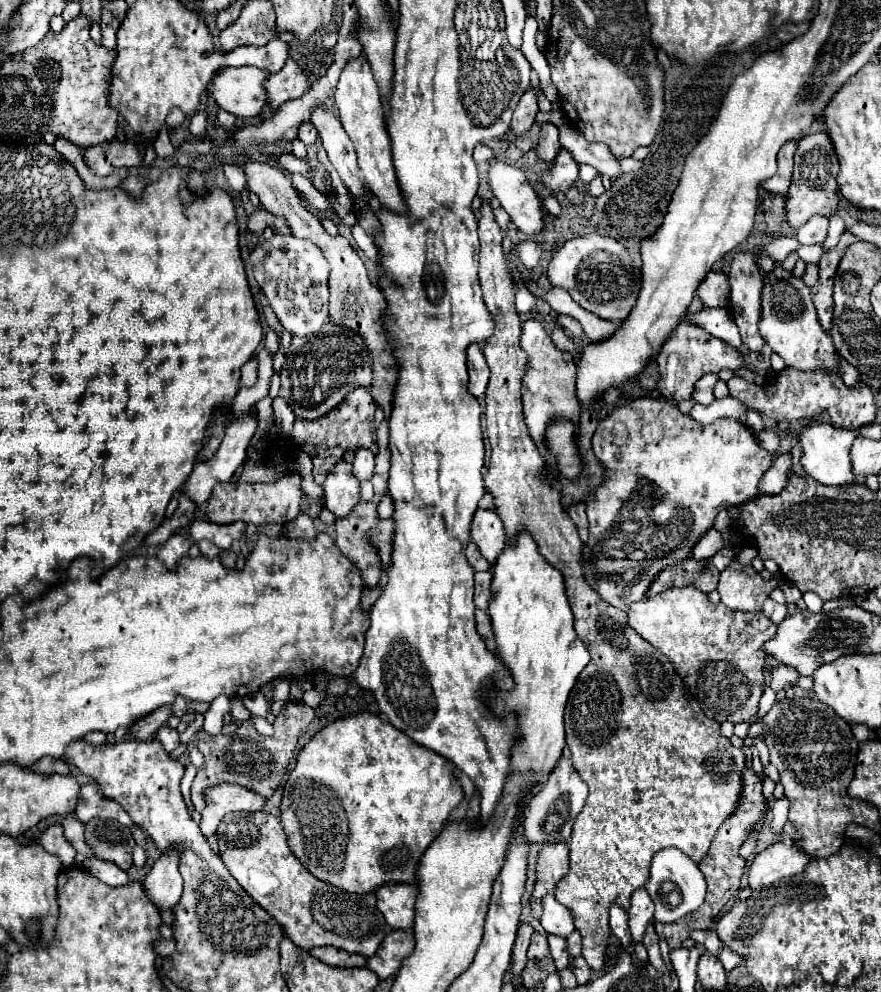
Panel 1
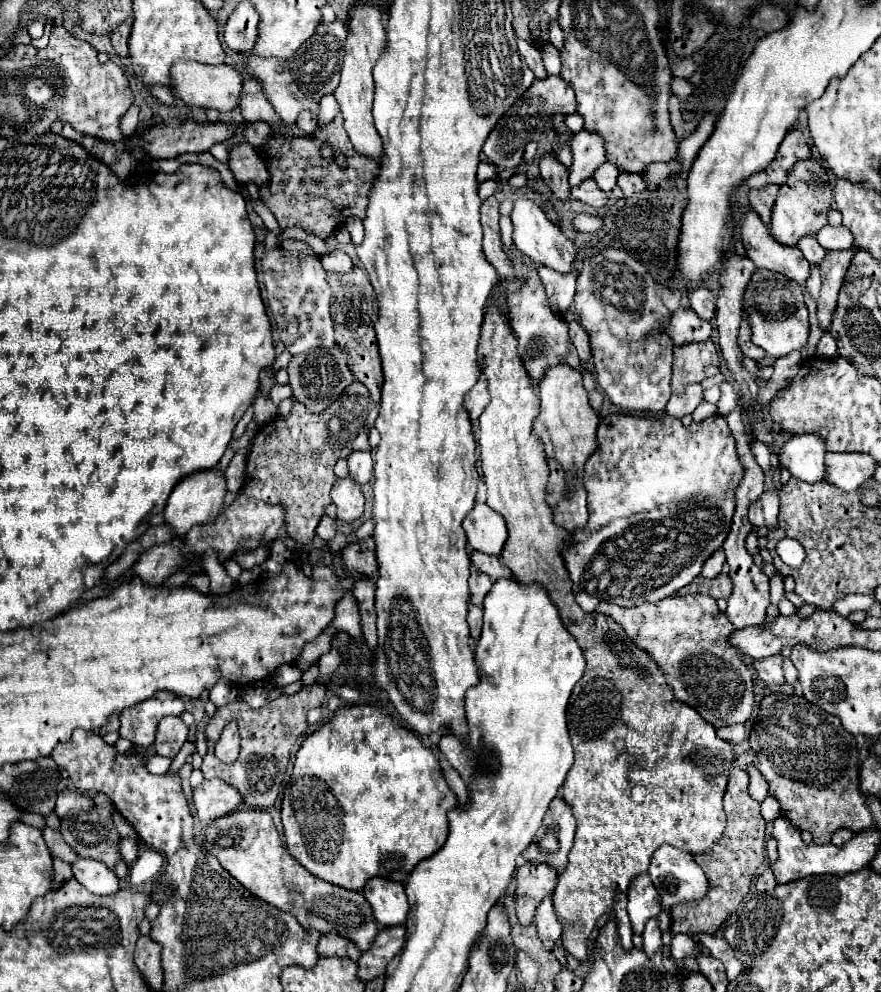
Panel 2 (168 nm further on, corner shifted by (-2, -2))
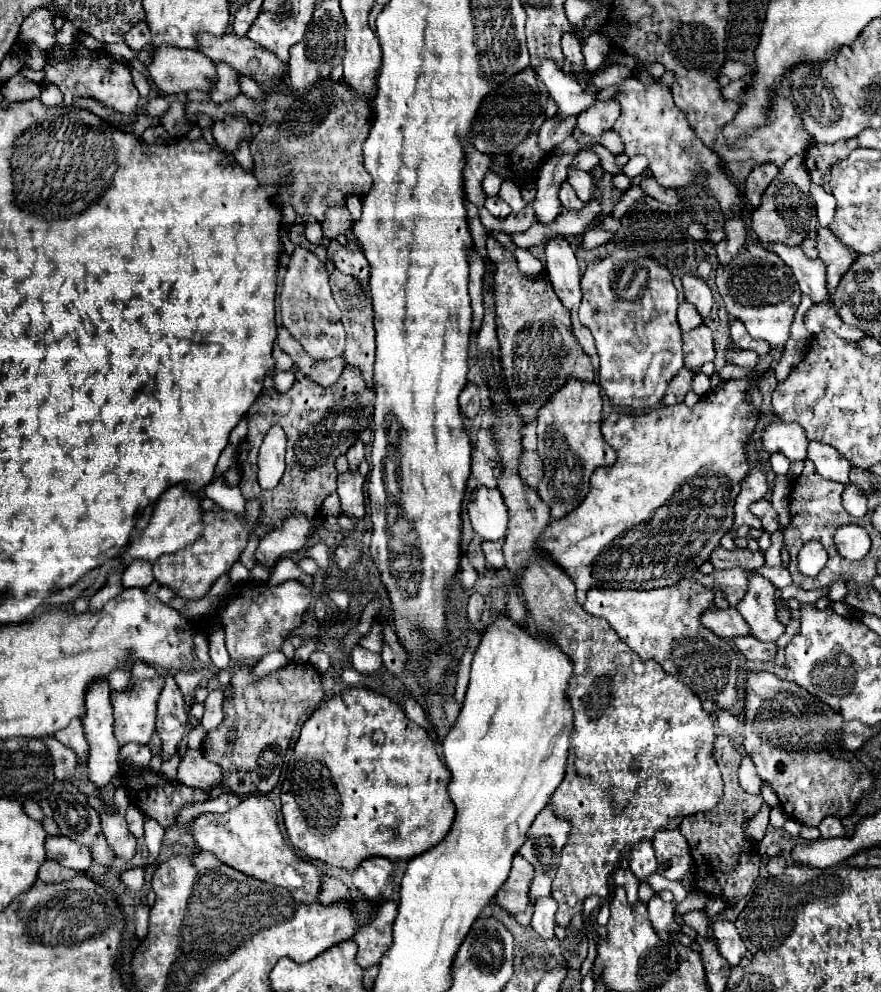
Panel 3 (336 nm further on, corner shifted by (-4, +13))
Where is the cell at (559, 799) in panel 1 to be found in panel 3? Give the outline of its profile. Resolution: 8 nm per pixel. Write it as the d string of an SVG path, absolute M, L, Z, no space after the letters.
M546 806L536 816L536 820L532 822L532 826L526 832L526 842L518 850L518 854L522 854L534 866L534 878L530 884L530 906L534 906L536 898L550 896L550 886L552 886L552 880L554 880L554 874L558 868L558 856L560 856L560 852L568 840L568 834L570 834L570 824L566 824L566 820L556 818L552 812L554 810L550 806Z

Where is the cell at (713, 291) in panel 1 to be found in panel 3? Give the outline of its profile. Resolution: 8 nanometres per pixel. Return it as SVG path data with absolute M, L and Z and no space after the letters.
M686 274L686 276L682 276L682 286L684 286L686 302L694 304L698 308L698 314L702 318L706 318L710 314L710 308L712 308L712 292L706 286L706 282L698 276Z

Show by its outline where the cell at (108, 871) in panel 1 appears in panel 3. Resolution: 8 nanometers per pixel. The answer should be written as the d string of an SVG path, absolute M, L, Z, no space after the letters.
M46 836L46 858L76 872L86 872L94 864L86 846L64 836Z

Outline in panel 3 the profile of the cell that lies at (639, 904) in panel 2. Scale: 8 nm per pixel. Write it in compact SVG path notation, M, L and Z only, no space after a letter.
M640 840L630 854L630 868L640 882L646 882L652 872L656 872L656 856L650 840Z

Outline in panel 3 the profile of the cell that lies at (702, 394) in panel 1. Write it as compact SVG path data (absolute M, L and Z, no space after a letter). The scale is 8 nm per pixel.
M682 368L682 372L678 372L678 376L674 376L674 380L670 380L670 388L666 390L666 396L662 398L664 406L674 406L684 402L686 392L692 388L692 378L694 374L688 368Z

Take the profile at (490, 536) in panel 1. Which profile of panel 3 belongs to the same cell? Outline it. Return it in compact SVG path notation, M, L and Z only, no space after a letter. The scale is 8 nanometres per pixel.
M476 488L470 494L468 514L474 532L480 534L484 540L500 540L506 536L508 508L498 488Z

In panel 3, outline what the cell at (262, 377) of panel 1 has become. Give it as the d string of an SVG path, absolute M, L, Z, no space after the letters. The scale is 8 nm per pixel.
M218 478L216 482L208 484L208 486L204 488L204 492L206 492L206 496L208 496L210 500L214 500L220 508L224 508L224 510L228 510L228 512L234 512L236 516L244 516L244 512L246 512L246 510L244 510L246 502L244 502L244 498L242 498L238 486L230 488L230 486L224 484L224 478Z

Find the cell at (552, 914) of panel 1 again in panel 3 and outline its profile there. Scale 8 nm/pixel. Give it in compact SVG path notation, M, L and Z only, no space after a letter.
M552 896L540 898L534 904L534 914L530 926L542 936L542 938L554 938L554 926L556 914L556 902Z

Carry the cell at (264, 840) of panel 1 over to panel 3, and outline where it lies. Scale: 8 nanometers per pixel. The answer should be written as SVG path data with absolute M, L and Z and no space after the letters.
M250 796L242 800L236 808L224 814L202 814L190 826L194 842L204 852L212 852L224 864L234 870L240 870L262 882L286 888L294 900L310 904L318 900L320 882L326 876L326 870L314 866L312 862L300 858L290 844L280 834L276 808L266 796Z

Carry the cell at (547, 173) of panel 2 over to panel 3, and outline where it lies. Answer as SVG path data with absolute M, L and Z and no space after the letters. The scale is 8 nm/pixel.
M564 182L562 188L560 188L560 202L562 202L562 206L566 210L580 210L580 208L584 208L584 202L576 196L574 188L568 182Z

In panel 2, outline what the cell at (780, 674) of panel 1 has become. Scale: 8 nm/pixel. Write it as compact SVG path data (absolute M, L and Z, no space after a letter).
M774 655L774 657L768 657L768 659L760 659L760 661L754 661L754 667L758 671L758 677L768 685L784 685L784 669L782 669L782 655Z

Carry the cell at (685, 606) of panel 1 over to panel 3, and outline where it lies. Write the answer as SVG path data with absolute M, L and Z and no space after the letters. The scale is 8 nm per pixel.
M684 578L674 586L658 590L604 590L590 588L586 594L584 610L598 618L608 620L614 632L636 652L642 660L658 660L662 668L678 676L700 700L712 700L720 708L736 704L738 656L732 646L712 634L700 624L700 614L712 608L712 592L698 584L694 578Z

